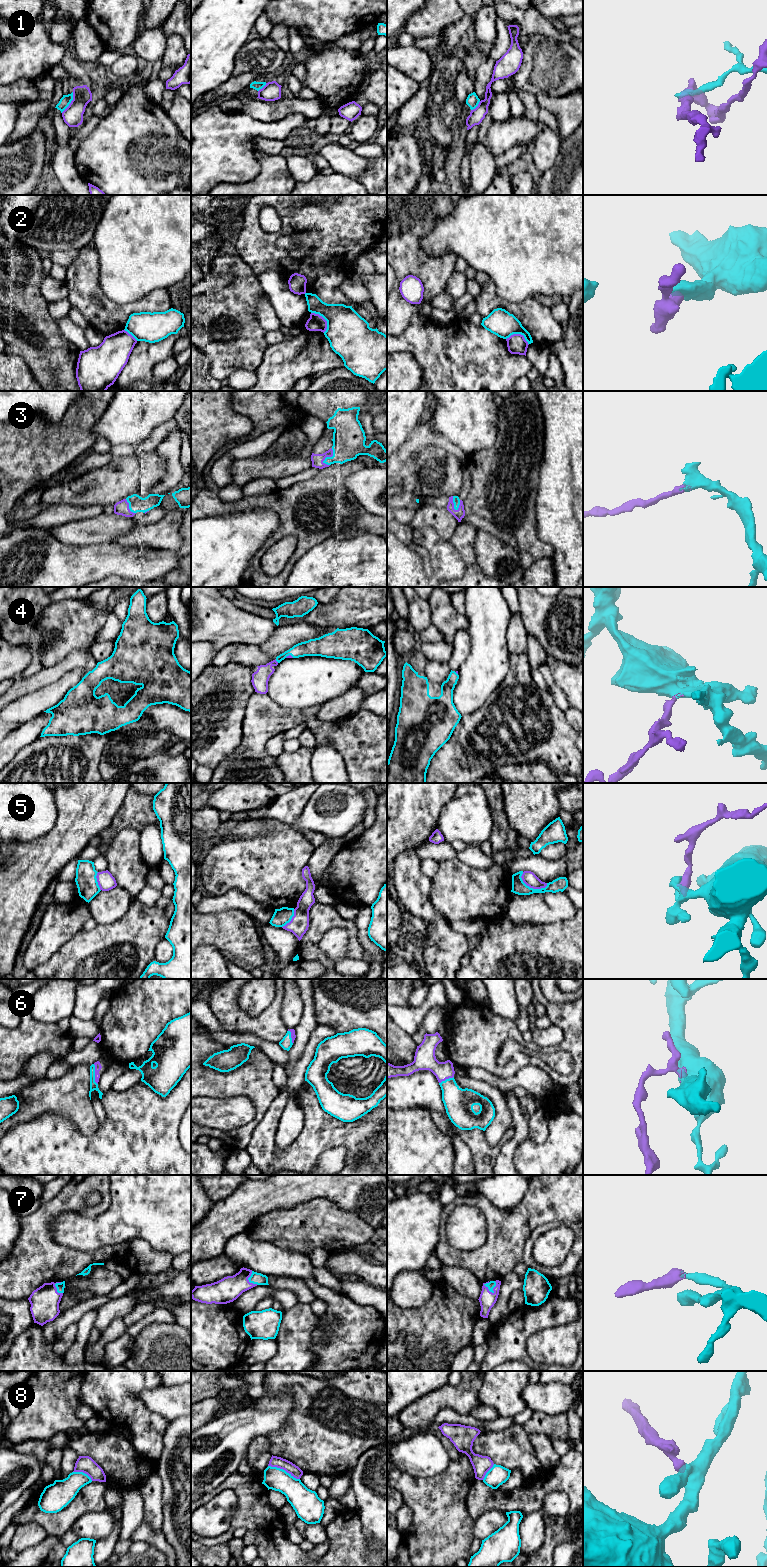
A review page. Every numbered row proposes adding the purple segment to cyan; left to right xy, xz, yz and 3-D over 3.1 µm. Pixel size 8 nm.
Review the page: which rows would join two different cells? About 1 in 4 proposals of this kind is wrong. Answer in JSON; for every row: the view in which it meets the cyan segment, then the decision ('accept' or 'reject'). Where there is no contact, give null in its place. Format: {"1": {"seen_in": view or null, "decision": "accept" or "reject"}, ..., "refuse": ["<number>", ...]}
{"1": {"seen_in": "xy", "decision": "reject"}, "2": {"seen_in": "xz", "decision": "reject"}, "3": {"seen_in": "xz", "decision": "accept"}, "4": {"seen_in": "xz", "decision": "accept"}, "5": {"seen_in": "yz", "decision": "reject"}, "6": {"seen_in": "xy", "decision": "accept"}, "7": {"seen_in": "yz", "decision": "accept"}, "8": {"seen_in": "xz", "decision": "reject"}, "refuse": ["1", "2", "5", "8"]}

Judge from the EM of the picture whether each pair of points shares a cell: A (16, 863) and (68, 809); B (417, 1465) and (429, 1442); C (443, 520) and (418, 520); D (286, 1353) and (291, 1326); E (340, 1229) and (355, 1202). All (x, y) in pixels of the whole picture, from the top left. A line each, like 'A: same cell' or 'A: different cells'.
A: same cell
B: same cell
C: same cell
D: same cell
E: different cells

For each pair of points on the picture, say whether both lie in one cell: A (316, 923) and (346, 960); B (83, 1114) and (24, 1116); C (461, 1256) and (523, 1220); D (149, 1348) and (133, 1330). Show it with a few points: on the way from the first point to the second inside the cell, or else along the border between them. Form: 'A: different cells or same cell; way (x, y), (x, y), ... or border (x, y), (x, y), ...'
A: different cells; border (344, 927), (321, 938), (326, 956)
B: same cell; way (68, 1099), (41, 1099), (39, 1101)
C: same cell; way (476, 1256), (487, 1256), (508, 1235)
D: different cells; border (157, 1322), (146, 1325), (134, 1338)

